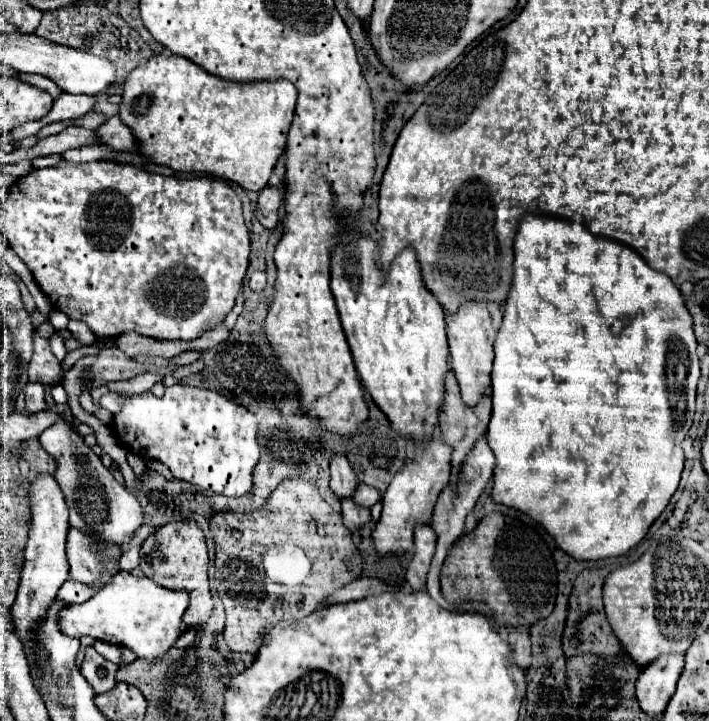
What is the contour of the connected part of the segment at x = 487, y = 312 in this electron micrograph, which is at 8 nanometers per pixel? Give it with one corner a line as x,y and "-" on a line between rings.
465,301
455,313
447,313
447,339
451,349
451,369
455,369
461,395
465,403
475,403
483,391
491,387
491,365
493,365
493,341
499,329
503,311
495,301

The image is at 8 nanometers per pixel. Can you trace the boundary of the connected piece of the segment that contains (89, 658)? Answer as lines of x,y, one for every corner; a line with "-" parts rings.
93,647
85,649
85,657
81,663
81,675
89,681
95,693
105,693
117,683
115,681
117,669
119,667
115,667
113,663
107,663
107,659
103,659

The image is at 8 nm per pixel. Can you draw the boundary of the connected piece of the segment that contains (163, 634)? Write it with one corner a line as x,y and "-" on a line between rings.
119,571
113,577
113,581
109,585
105,585
101,591
97,591
89,601
69,605
67,611
63,611
63,615
59,615
59,629
69,637
79,639
81,635
89,635
89,637
105,641
105,643
127,647
139,659
147,659
149,663
153,663
159,657
163,657
175,645
175,641
181,637
181,633
183,633
183,613
187,611
187,601
189,601
189,597
187,597
185,589
173,591
173,589
157,585
149,577
135,577
133,573

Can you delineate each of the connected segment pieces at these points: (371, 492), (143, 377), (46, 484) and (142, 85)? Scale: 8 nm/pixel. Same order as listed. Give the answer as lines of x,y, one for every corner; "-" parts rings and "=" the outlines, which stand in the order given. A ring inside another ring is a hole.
359,483
357,485
357,491
355,491
355,499
359,501
359,505
371,507
371,505
375,505
381,499
381,493
377,493
375,487
369,487
369,485
=
144,373
130,380
111,382
107,385
93,388
90,393
93,402
99,406
98,401
100,400
103,393
110,391
117,391
117,393
143,393
145,391
150,391
157,381
162,380
163,377
159,374
=
39,473
35,475
33,481
27,483
27,493
29,493
29,507
31,507
31,529
27,537
27,567
21,571
21,583
19,583
19,593
17,601
13,605
13,619
15,619
15,629
19,631
19,637
27,635
27,627
31,627
31,619
39,619
43,615
43,607
55,599
59,587
67,581
69,577
69,567
65,559
65,537
67,537
67,519
69,511
63,499
63,493
49,473
=
155,55
129,73
119,117
133,129
141,153
151,157
155,163
183,173
203,171
219,175
239,183
247,191
261,191
267,185
279,155
285,151
295,103
297,89
287,79
237,83
211,75
187,57

